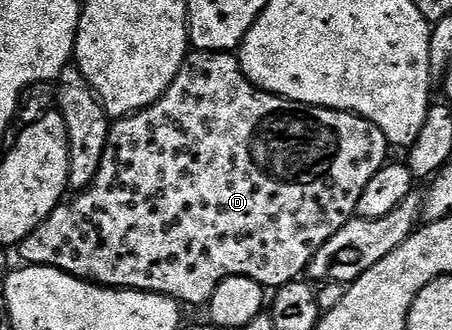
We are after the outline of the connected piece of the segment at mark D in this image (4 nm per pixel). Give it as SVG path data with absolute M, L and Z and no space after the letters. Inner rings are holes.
M189 51L188 56L184 60L184 65L178 70L178 74L174 78L174 82L166 90L166 94L158 102L154 102L148 108L143 108L140 112L135 112L132 116L121 116L108 129L108 141L106 148L102 154L100 169L96 177L90 182L88 188L83 192L73 195L67 202L61 202L59 206L39 224L32 233L18 246L18 252L25 265L33 268L57 268L63 272L68 272L71 276L77 276L80 280L88 280L92 284L98 284L101 288L132 288L135 292L157 292L159 296L169 296L171 300L179 302L181 305L200 304L207 305L209 298L214 294L216 287L222 283L228 276L245 276L246 278L254 278L254 282L258 282L265 290L275 290L281 288L283 284L289 284L292 280L299 280L308 271L308 264L314 258L314 254L318 254L318 250L327 240L334 238L334 234L338 234L338 230L342 230L342 226L346 226L348 221L356 216L356 207L358 206L358 198L362 198L362 190L366 190L366 186L370 183L370 178L374 178L374 174L378 174L378 170L383 168L389 159L390 145L388 140L382 134L382 130L378 130L378 126L374 126L369 120L362 119L352 112L339 112L333 108L315 108L309 104L299 104L293 100L287 100L281 96L275 96L269 92L262 92L254 87L251 82L244 77L244 71L240 69L239 59L232 52L197 52Z

